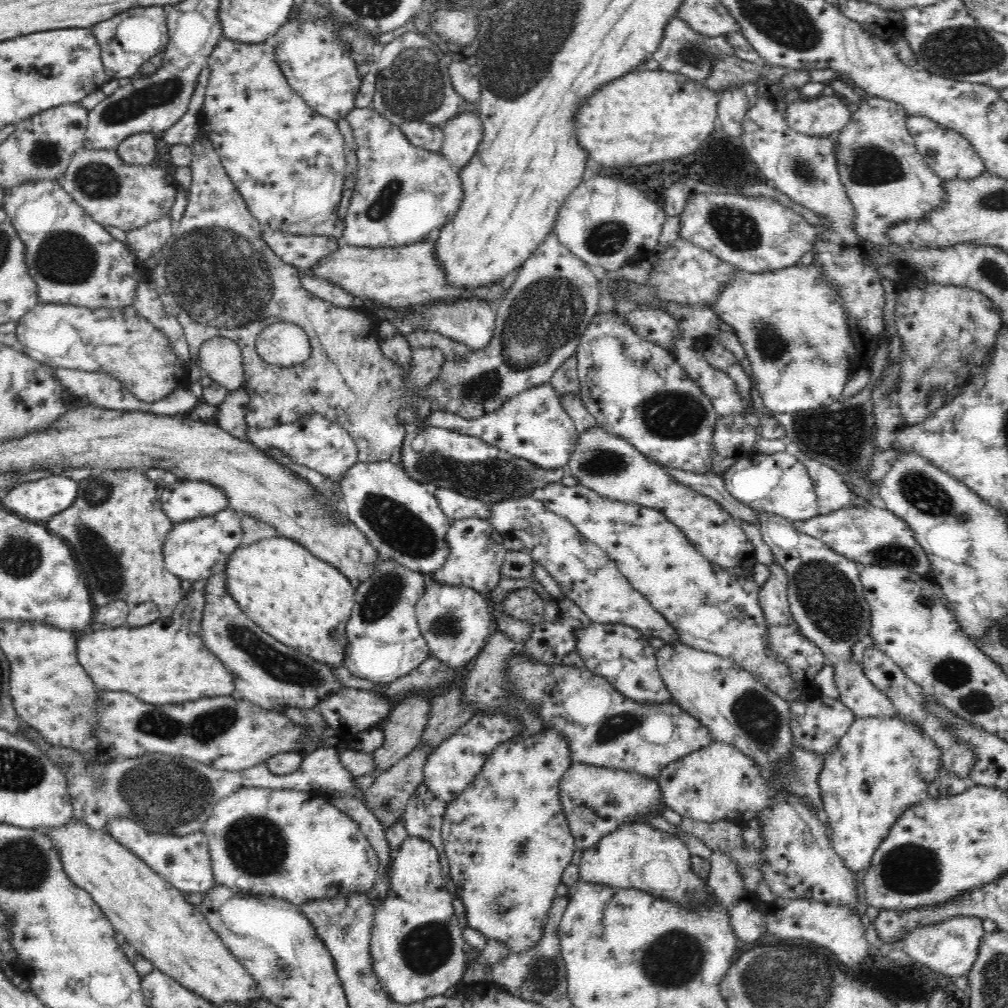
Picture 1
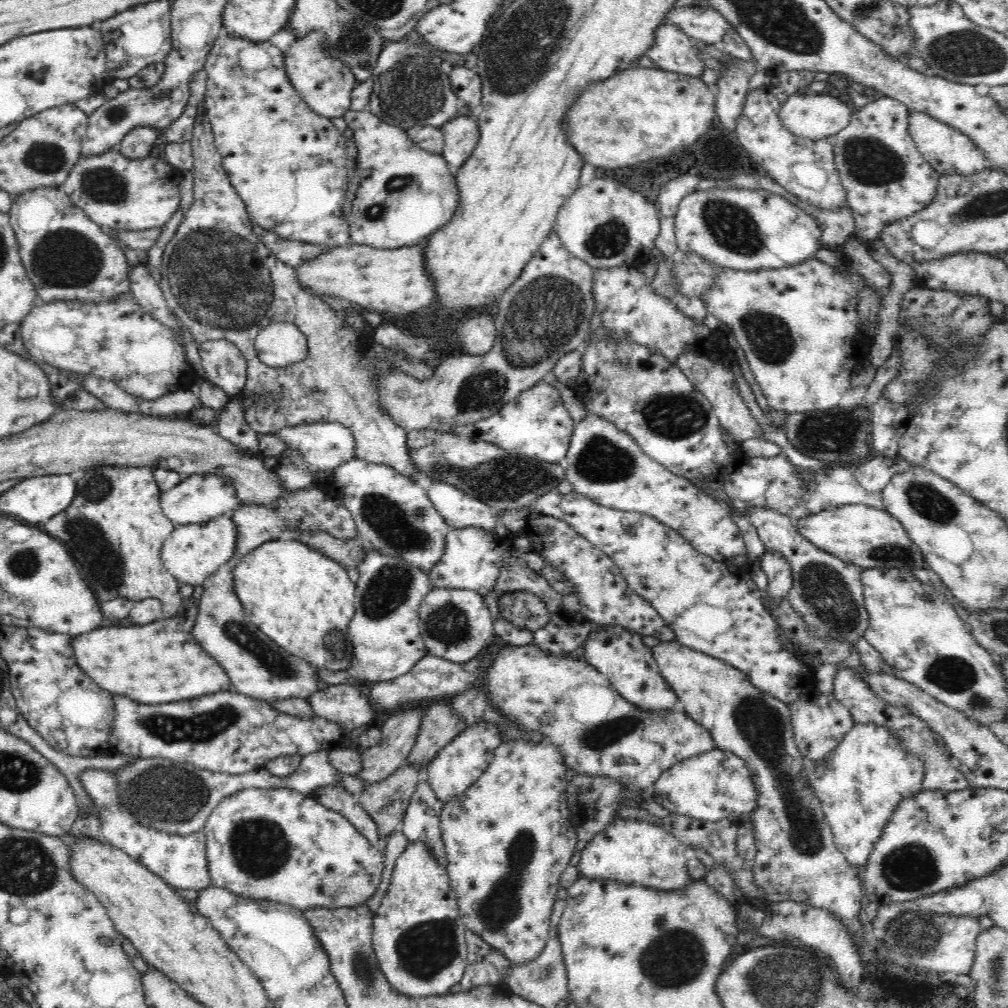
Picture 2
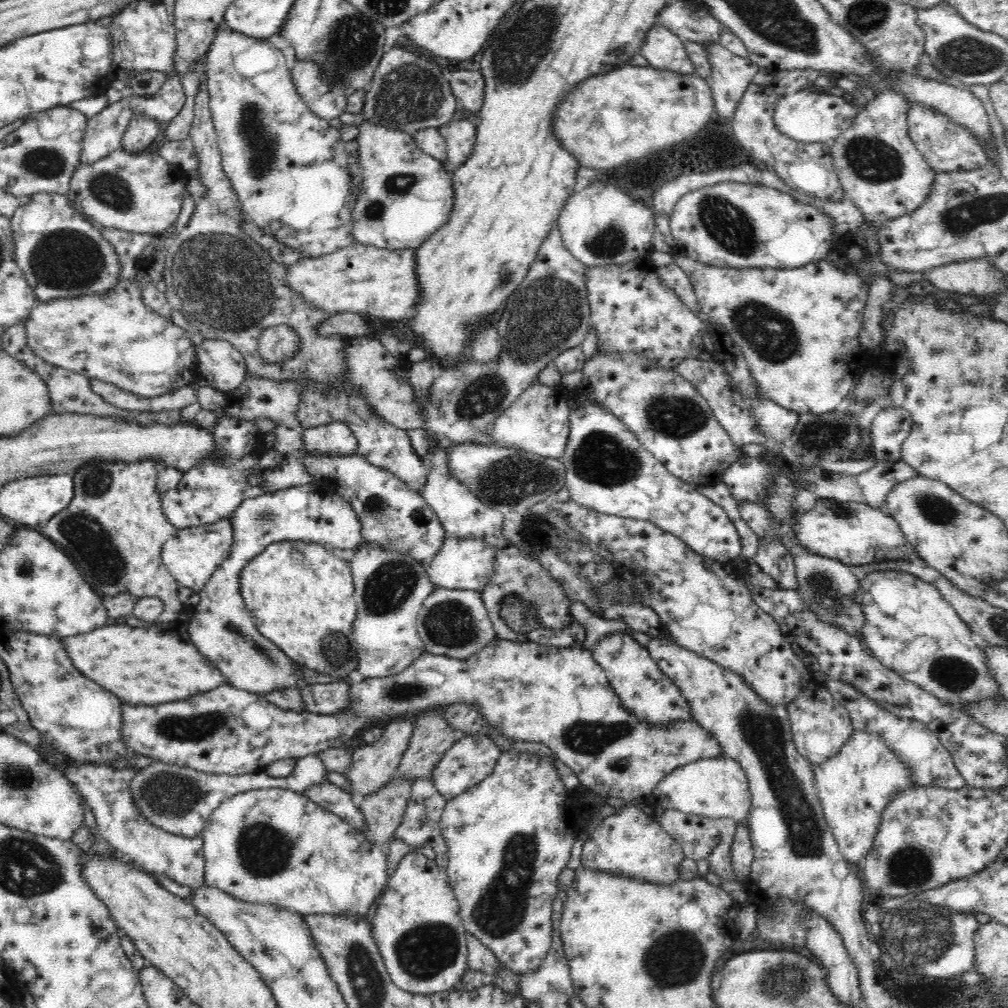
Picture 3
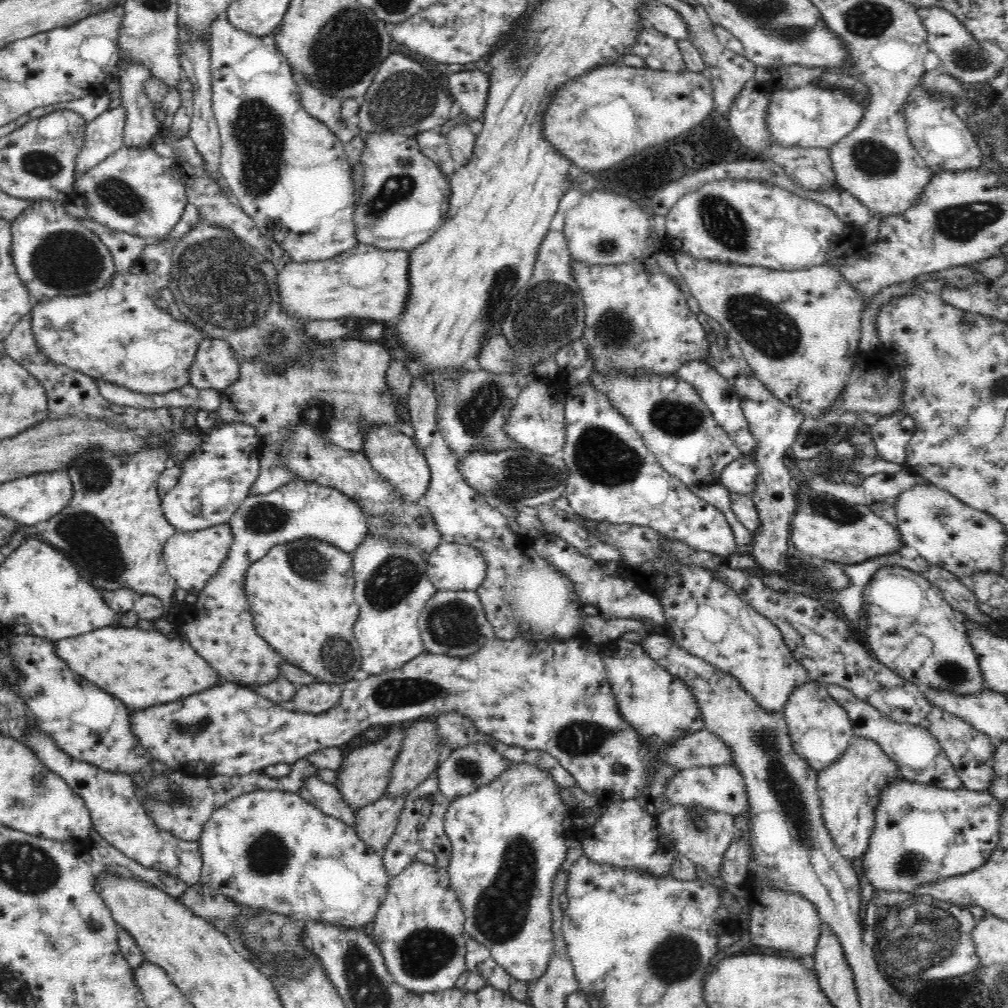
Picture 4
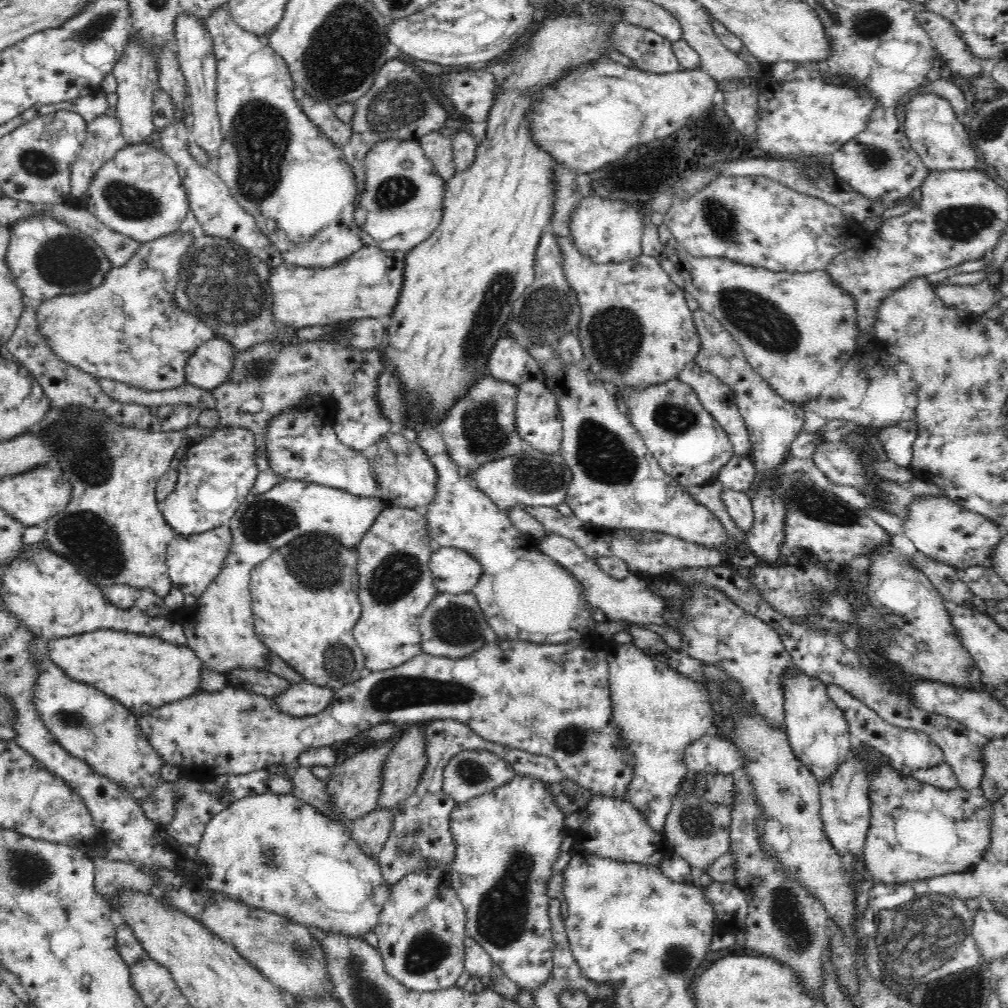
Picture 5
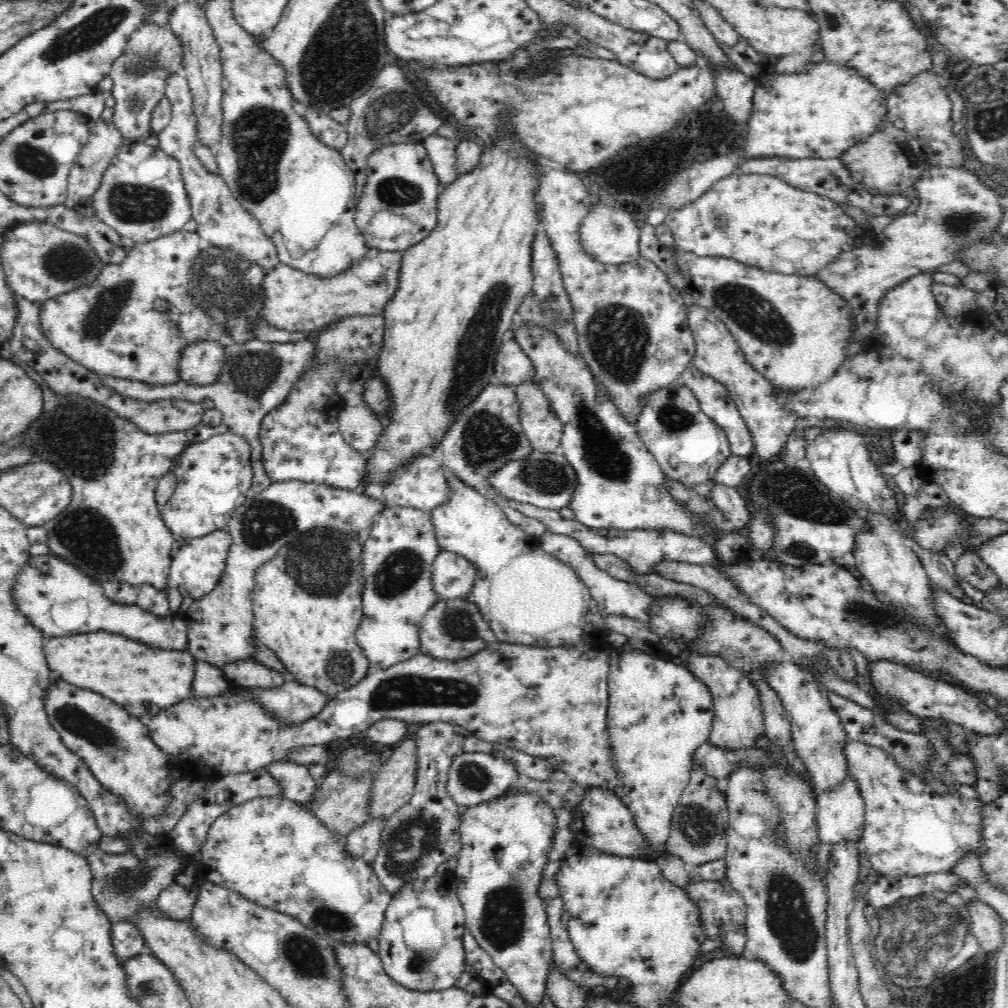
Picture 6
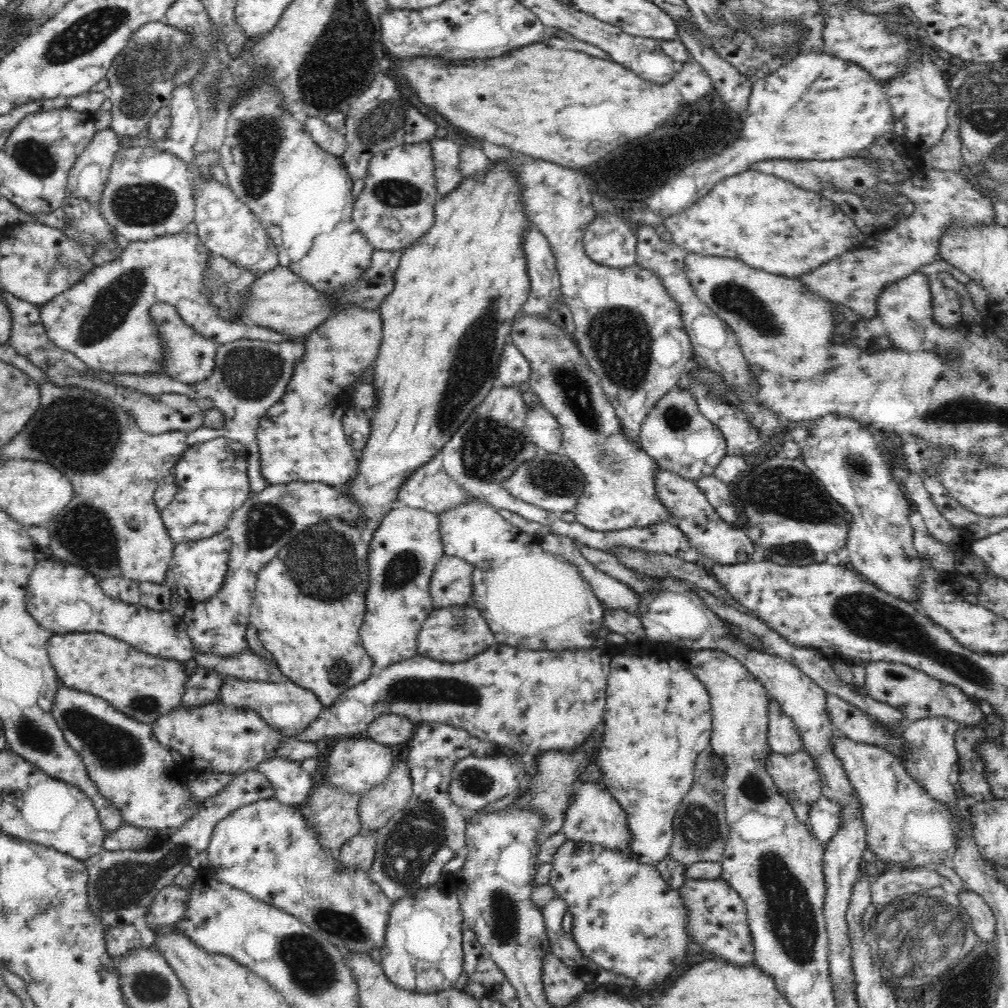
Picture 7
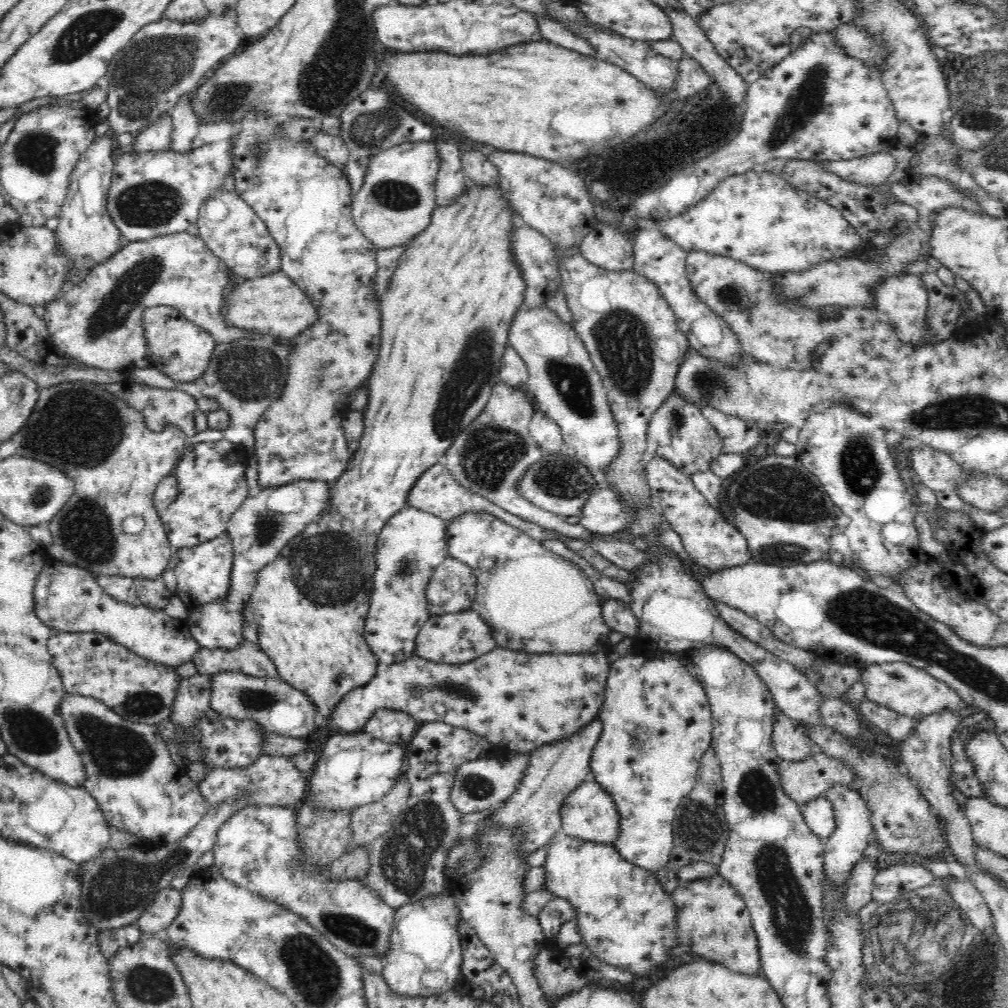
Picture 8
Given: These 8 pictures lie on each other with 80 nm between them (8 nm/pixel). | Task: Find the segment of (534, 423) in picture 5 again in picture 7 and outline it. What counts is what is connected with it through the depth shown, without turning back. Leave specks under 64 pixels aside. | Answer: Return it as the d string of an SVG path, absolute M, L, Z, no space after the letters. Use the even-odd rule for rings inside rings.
M542 404L529 408L526 429L532 443L539 451L546 453L561 452L563 442L561 426Z

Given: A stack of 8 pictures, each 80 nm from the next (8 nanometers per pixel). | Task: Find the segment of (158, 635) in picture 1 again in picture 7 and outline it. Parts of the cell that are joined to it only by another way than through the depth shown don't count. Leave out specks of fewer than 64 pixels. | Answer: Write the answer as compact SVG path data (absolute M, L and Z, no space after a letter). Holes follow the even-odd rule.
M100 632L53 634L46 648L61 685L100 696L106 702L110 702L116 710L124 712L128 718L133 718L138 722L156 722L160 716L166 716L168 712L178 707L185 691L185 685L188 684L190 678L184 670L185 662L142 654L134 650L132 646L126 646L124 642L114 640Z

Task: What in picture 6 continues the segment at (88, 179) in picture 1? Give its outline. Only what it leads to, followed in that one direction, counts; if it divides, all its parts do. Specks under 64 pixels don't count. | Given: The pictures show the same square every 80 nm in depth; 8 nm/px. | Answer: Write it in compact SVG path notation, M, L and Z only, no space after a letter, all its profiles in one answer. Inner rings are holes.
M142 141L127 142L111 160L94 192L93 209L104 224L136 243L178 232L193 219L180 163L159 146L149 146Z

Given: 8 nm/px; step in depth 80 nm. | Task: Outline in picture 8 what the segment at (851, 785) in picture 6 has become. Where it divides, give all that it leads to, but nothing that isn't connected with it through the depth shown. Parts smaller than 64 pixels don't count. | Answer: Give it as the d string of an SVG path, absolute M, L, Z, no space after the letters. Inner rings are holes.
M820 795L818 798L805 802L806 808L801 812L805 824L822 842L826 843L828 837L836 828L836 815L832 802L826 798L826 795Z

